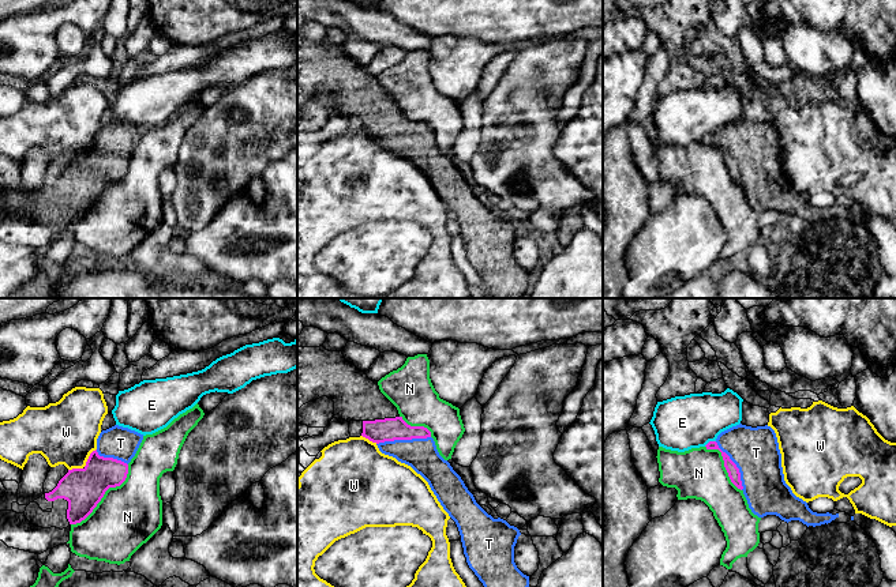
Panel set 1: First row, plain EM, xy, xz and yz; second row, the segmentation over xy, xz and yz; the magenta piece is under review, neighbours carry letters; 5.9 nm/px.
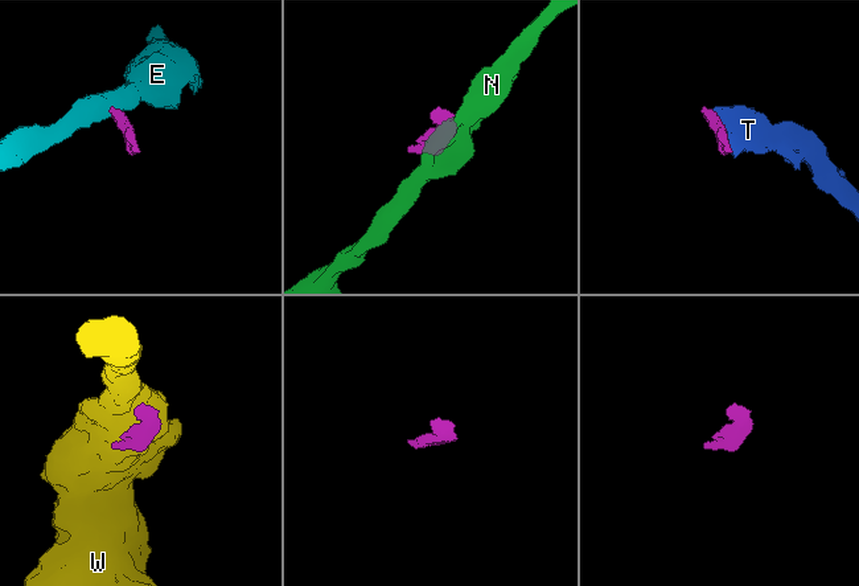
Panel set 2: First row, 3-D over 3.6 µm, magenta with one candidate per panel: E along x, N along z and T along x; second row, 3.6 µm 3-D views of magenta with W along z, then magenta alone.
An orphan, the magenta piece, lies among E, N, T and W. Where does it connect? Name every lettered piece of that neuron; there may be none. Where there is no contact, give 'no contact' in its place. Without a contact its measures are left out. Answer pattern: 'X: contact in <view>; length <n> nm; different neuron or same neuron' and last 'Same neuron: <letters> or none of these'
E: contact in yz; length 80 nm; different neuron
N: contact in xy; length 500 nm; different neuron
T: contact in xz; length 320 nm; same neuron
W: contact in xy; length 220 nm; different neuron
Same neuron: T

